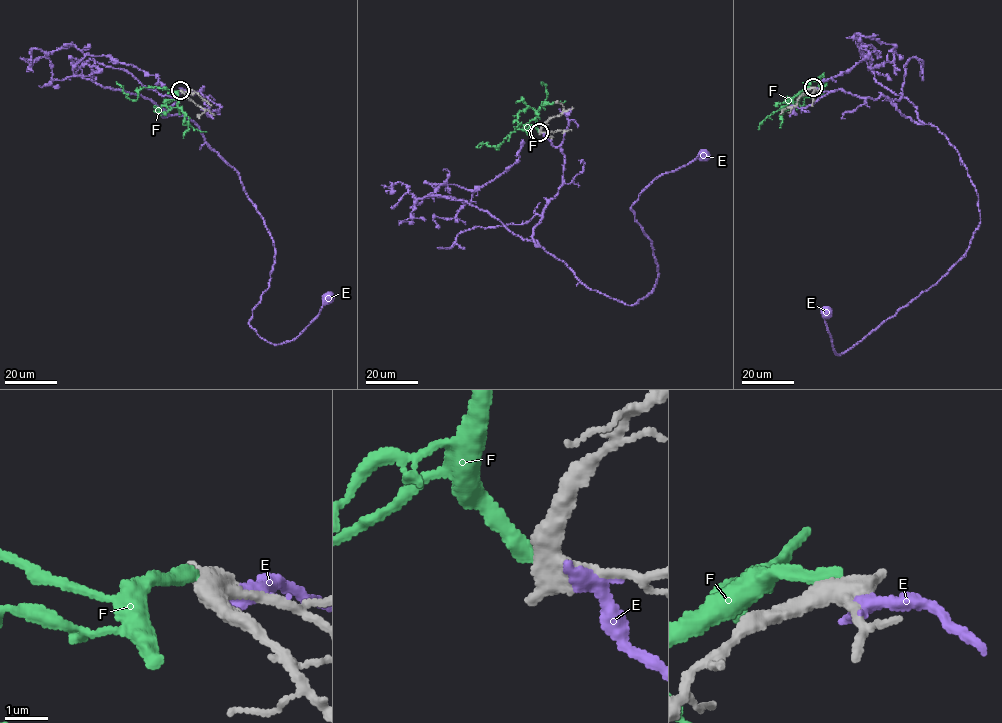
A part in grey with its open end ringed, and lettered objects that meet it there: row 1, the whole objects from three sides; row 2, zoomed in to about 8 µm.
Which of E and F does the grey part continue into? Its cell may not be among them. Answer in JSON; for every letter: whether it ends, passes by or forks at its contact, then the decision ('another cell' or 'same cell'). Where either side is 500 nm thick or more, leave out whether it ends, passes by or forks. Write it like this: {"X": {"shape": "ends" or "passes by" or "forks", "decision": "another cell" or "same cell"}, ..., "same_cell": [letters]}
{"E": {"shape": "ends", "decision": "another cell"}, "F": {"decision": "another cell"}, "same_cell": []}

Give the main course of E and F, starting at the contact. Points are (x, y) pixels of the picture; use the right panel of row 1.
E: (813, 88), (884, 95), (934, 125), (979, 212), (942, 277), (838, 355), (828, 312)
F: (813, 87), (807, 87), (809, 81), (819, 80), (824, 92), (819, 87), (819, 77), (824, 75)

